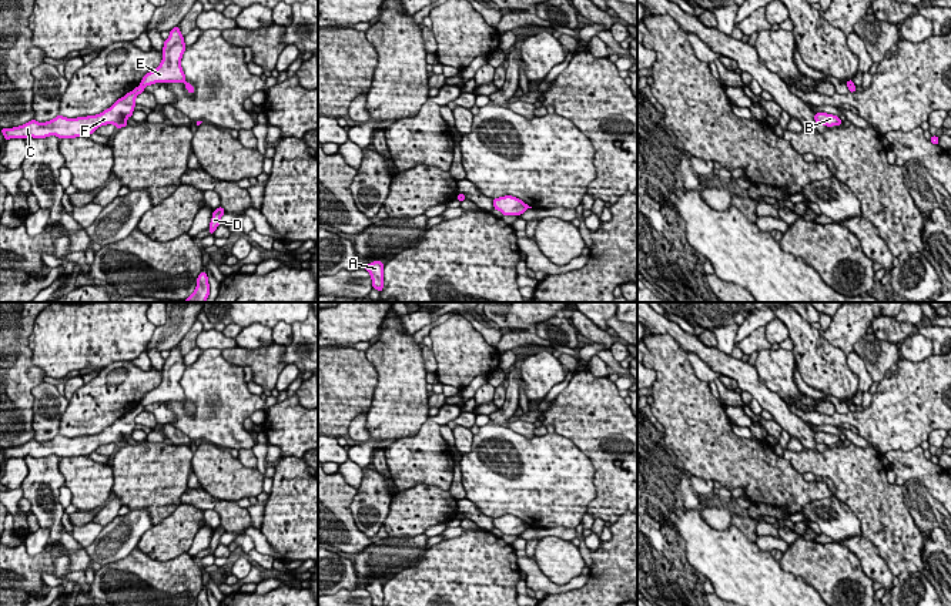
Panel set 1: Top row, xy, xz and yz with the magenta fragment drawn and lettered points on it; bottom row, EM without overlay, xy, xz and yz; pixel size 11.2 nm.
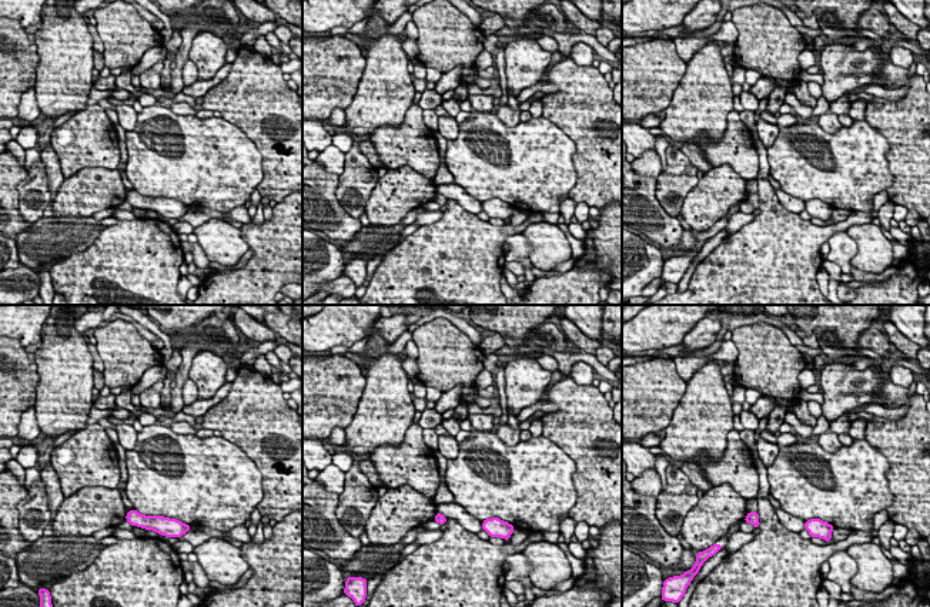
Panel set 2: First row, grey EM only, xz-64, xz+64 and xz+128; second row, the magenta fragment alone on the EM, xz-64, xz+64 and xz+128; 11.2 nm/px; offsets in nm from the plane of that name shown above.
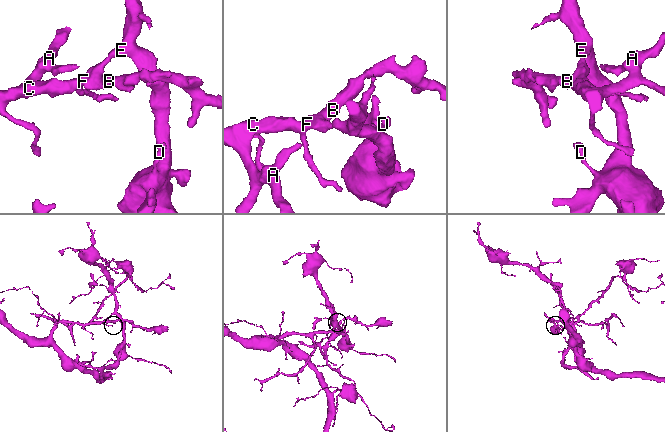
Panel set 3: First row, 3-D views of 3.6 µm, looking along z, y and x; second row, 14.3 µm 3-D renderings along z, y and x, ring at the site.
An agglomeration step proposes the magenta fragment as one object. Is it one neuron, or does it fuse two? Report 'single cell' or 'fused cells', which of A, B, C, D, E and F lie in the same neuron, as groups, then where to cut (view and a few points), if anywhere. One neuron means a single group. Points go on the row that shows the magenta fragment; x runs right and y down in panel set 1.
fused cells; groups A B C F / D E; cut xy (140, 84), (143, 87)

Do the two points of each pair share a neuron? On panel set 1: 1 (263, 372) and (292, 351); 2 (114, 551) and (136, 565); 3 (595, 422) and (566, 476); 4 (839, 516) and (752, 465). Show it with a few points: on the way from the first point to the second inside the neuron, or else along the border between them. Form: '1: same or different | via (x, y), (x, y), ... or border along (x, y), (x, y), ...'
1: different | border along (284, 347), (281, 360), (285, 365)
2: different | border along (136, 546), (123, 558), (97, 566)
3: different | border along (555, 431), (566, 437), (590, 461), (592, 481)
4: different | border along (831, 496), (813, 499), (799, 511)

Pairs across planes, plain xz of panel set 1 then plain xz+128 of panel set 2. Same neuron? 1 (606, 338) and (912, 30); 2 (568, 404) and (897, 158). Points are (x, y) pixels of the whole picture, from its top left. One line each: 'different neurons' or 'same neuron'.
1: same neuron
2: same neuron

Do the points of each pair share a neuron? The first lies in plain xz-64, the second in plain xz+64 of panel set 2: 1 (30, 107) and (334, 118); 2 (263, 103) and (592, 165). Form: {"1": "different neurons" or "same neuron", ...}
{"1": "same neuron", "2": "same neuron"}

